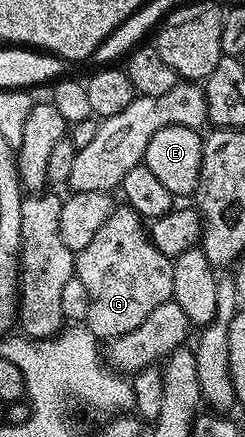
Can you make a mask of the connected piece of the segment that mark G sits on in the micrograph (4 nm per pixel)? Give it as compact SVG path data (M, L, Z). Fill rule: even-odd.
M128 207L114 208L99 231L95 231L91 243L87 243L87 247L76 254L75 276L83 279L83 287L87 290L87 315L83 324L105 343L113 337L135 331L135 327L139 327L139 323L143 323L143 319L147 319L147 315L151 315L151 311L155 311L159 303L170 300L173 296L171 258L163 255L163 251L153 245L146 222L134 209Z

